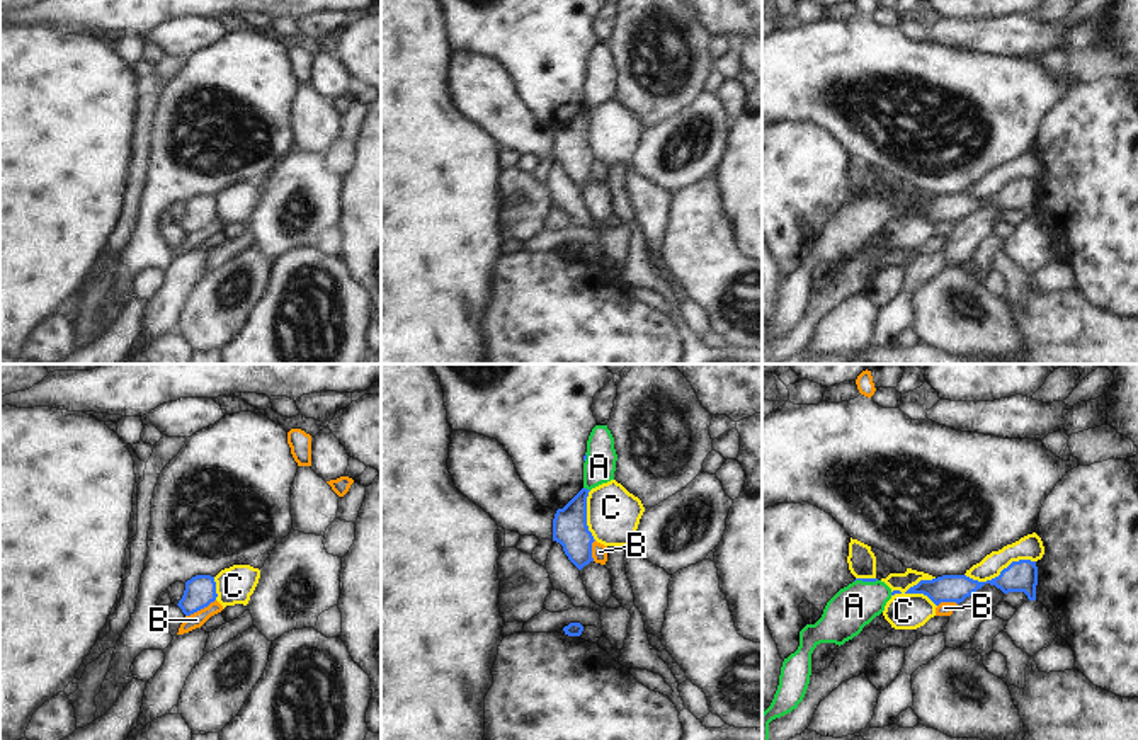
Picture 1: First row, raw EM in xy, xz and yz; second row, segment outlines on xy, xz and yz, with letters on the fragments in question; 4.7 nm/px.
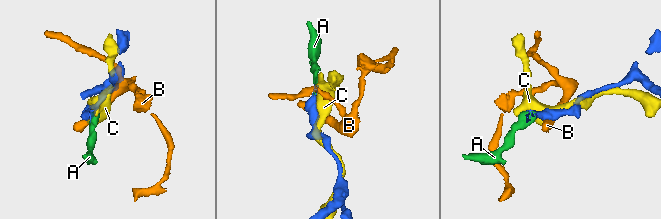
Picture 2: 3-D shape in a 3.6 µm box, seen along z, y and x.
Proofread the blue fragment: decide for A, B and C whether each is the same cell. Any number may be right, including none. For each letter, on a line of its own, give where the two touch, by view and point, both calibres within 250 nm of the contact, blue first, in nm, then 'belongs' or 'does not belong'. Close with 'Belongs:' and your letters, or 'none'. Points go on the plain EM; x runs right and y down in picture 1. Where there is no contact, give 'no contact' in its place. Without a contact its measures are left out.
A: xz (586, 108) | 170/150 nm | belongs
B: xy (199, 228) | 150/70 nm | does not belong
C: yz (914, 211) | 130/180 nm | does not belong
Belongs: A

